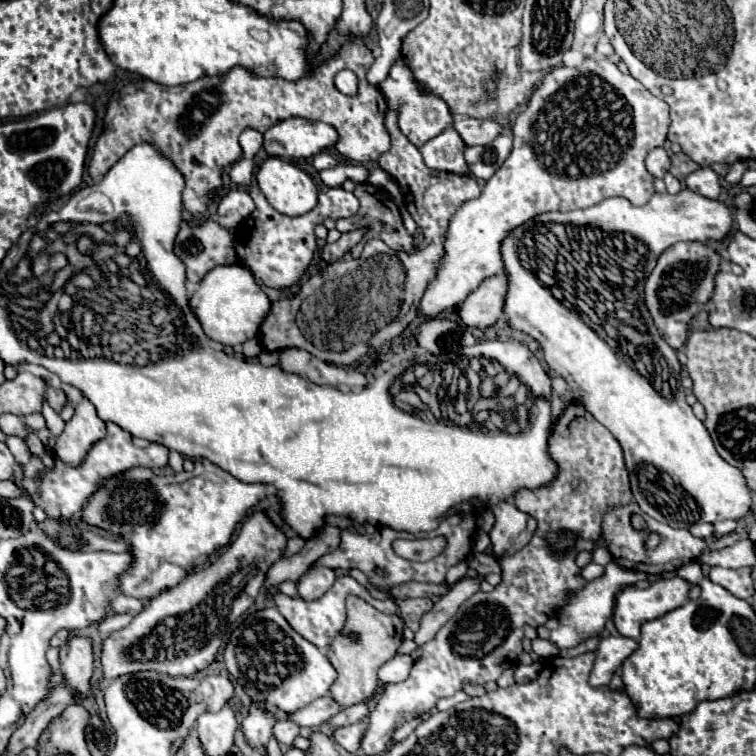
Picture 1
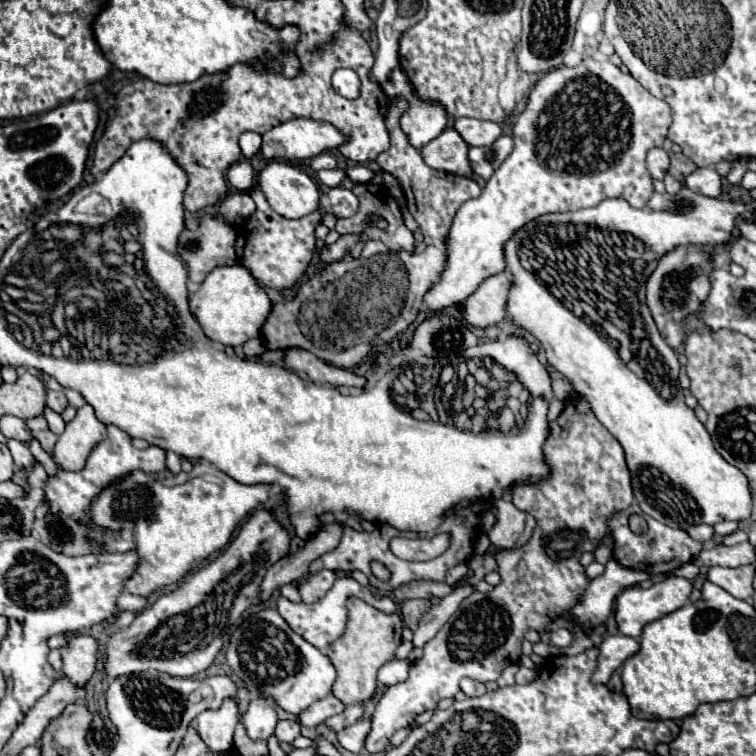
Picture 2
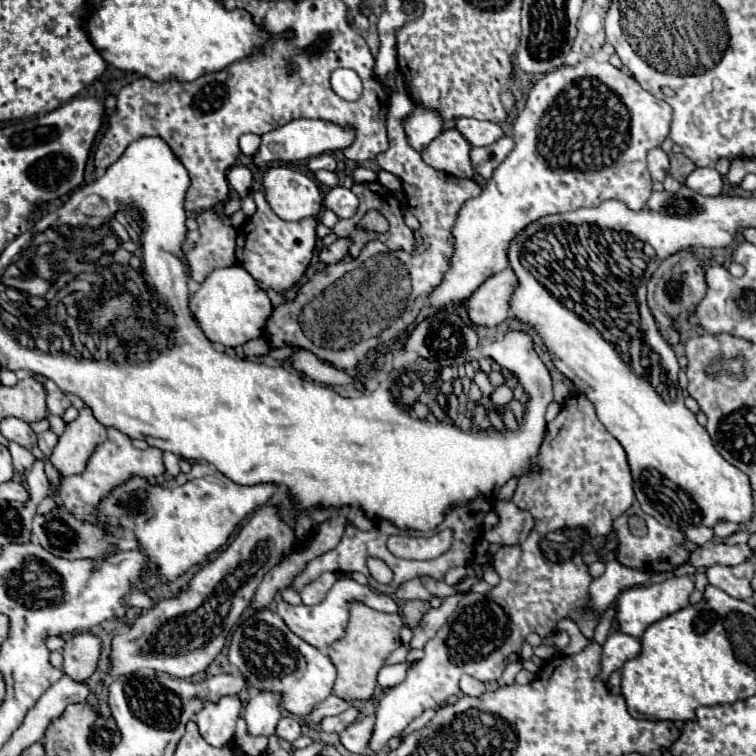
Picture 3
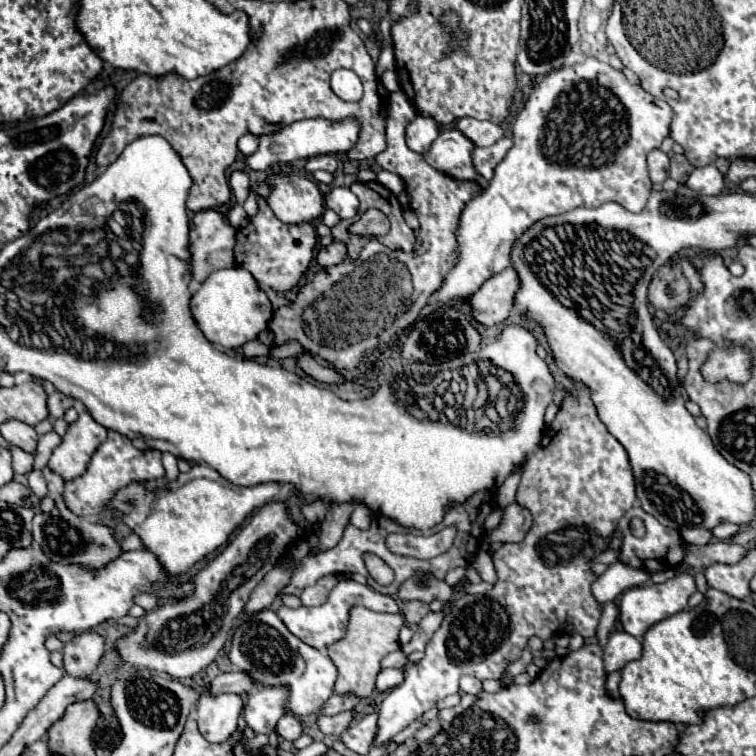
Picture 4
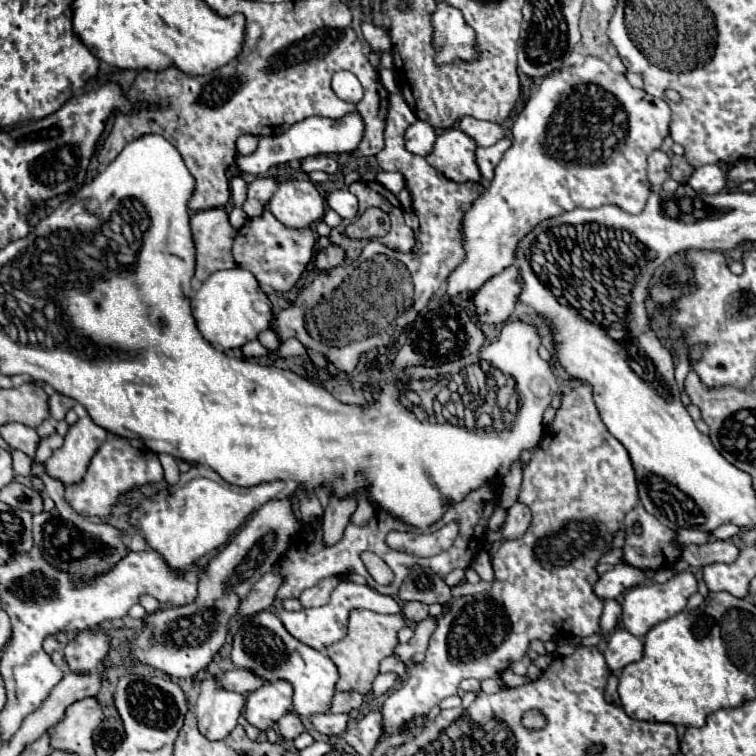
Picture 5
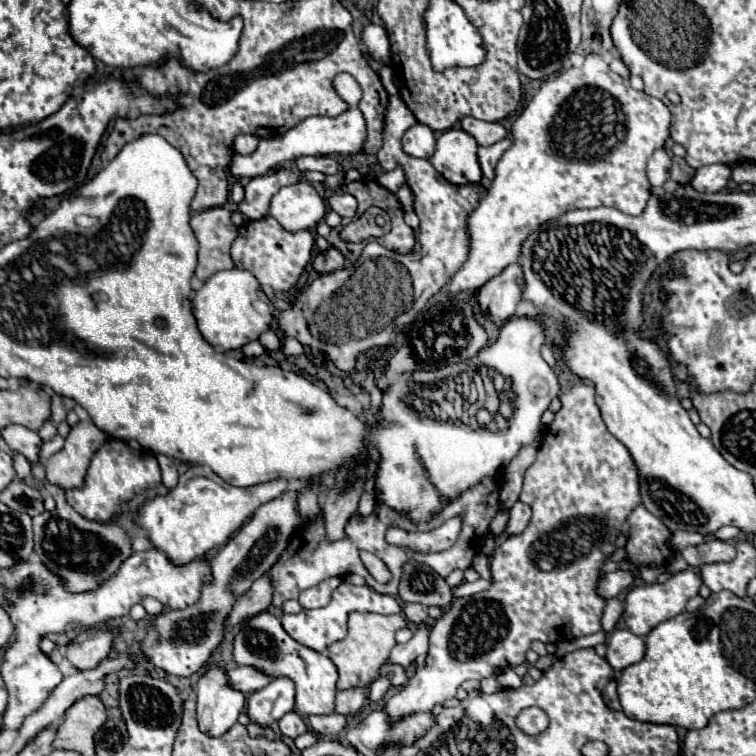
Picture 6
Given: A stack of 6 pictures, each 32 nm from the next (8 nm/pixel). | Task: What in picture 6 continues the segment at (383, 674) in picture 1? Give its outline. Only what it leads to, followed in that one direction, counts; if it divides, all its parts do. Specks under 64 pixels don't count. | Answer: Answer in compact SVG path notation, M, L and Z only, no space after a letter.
M384 676L380 682L374 682L372 684L372 690L370 690L370 700L372 702L378 702L382 696L386 696L386 692L390 690L390 678Z

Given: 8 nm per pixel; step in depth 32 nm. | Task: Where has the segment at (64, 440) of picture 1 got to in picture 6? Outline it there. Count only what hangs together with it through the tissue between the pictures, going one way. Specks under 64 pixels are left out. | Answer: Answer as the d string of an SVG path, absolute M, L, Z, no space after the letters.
M90 420L78 422L70 430L64 448L42 462L46 468L46 480L64 492L70 488L82 488L90 458L104 444L104 440L106 434Z

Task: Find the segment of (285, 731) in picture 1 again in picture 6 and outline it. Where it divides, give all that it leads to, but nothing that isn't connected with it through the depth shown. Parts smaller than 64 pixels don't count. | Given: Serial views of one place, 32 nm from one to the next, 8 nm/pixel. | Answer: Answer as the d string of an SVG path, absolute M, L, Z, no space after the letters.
M288 712L288 714L284 714L284 716L278 720L278 726L280 726L280 732L282 732L286 738L296 738L296 736L308 732L308 726L306 726L304 718L302 718L298 712Z

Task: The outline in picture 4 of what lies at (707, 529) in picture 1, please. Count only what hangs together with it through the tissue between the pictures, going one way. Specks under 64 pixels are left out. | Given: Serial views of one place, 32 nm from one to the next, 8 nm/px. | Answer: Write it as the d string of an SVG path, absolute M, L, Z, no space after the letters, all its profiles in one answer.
M684 528L680 536L686 544L708 544L712 538L712 532L704 528Z

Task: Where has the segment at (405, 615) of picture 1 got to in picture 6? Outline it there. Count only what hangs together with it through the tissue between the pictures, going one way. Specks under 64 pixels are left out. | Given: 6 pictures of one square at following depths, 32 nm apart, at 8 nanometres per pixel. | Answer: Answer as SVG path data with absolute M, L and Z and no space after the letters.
M406 604L404 606L404 614L410 622L414 624L422 624L428 620L428 606L422 606L422 604Z

